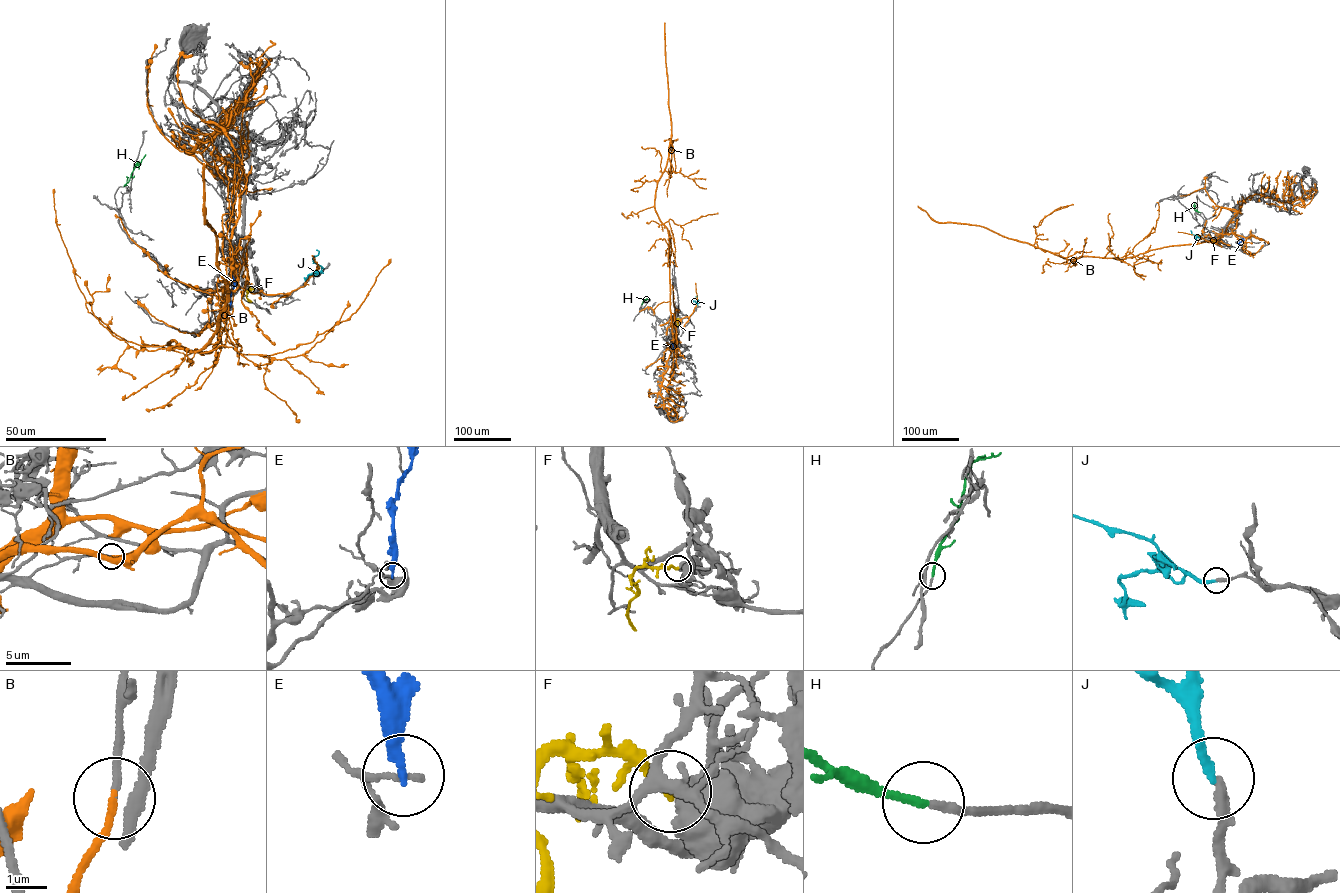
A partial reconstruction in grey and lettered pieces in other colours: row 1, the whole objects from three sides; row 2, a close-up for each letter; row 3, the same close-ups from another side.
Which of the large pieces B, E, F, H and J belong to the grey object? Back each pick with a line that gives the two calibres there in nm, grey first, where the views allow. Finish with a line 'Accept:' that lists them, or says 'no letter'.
H: calibres 160 and 190 nm
J: calibres 280 and 220 nm
Accept: H, J

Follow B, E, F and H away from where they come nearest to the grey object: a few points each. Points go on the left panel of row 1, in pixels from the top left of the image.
B: (235, 264), (230, 258), (214, 348), (169, 344), (199, 350), (227, 302), (215, 234), (205, 222), (203, 163)
E: (230, 306), (235, 282), (232, 273)
F: (254, 289), (247, 290), (249, 302)
H: (124, 186), (145, 154)

